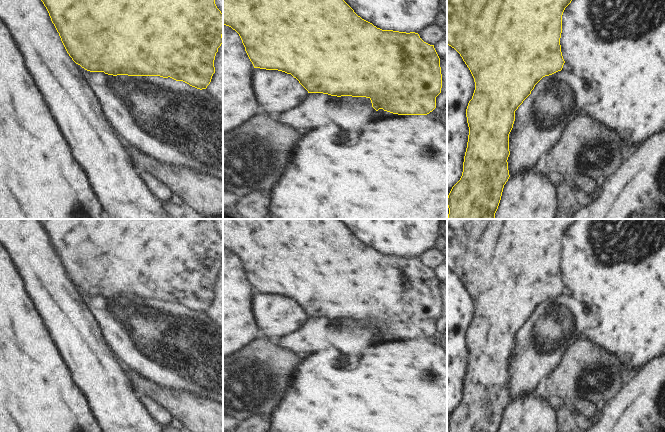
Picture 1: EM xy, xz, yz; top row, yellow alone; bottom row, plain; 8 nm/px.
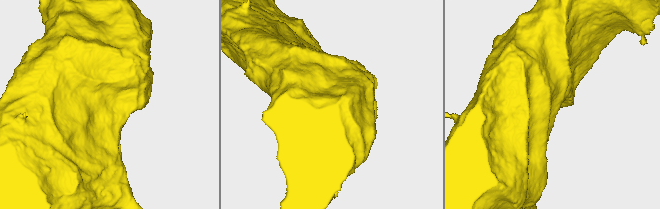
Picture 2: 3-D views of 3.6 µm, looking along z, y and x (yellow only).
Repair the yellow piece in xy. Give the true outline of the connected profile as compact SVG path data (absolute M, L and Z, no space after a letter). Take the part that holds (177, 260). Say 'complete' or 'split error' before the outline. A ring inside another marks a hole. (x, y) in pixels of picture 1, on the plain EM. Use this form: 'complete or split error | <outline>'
complete | M38 219L46 231L61 265L72 284L90 296L108 299L160 300L183 305L197 313L206 313L215 297L214 284L223 267L223 238L215 228L214 219Z

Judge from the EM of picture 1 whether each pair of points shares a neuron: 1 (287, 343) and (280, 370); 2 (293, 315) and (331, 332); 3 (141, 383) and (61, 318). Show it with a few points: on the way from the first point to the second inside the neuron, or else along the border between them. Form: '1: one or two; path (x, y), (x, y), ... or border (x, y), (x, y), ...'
1: two; border (274, 339), (278, 345), (303, 354)
2: two; border (309, 317), (296, 329), (285, 334)
3: two; border (129, 378), (133, 390), (139, 396)

